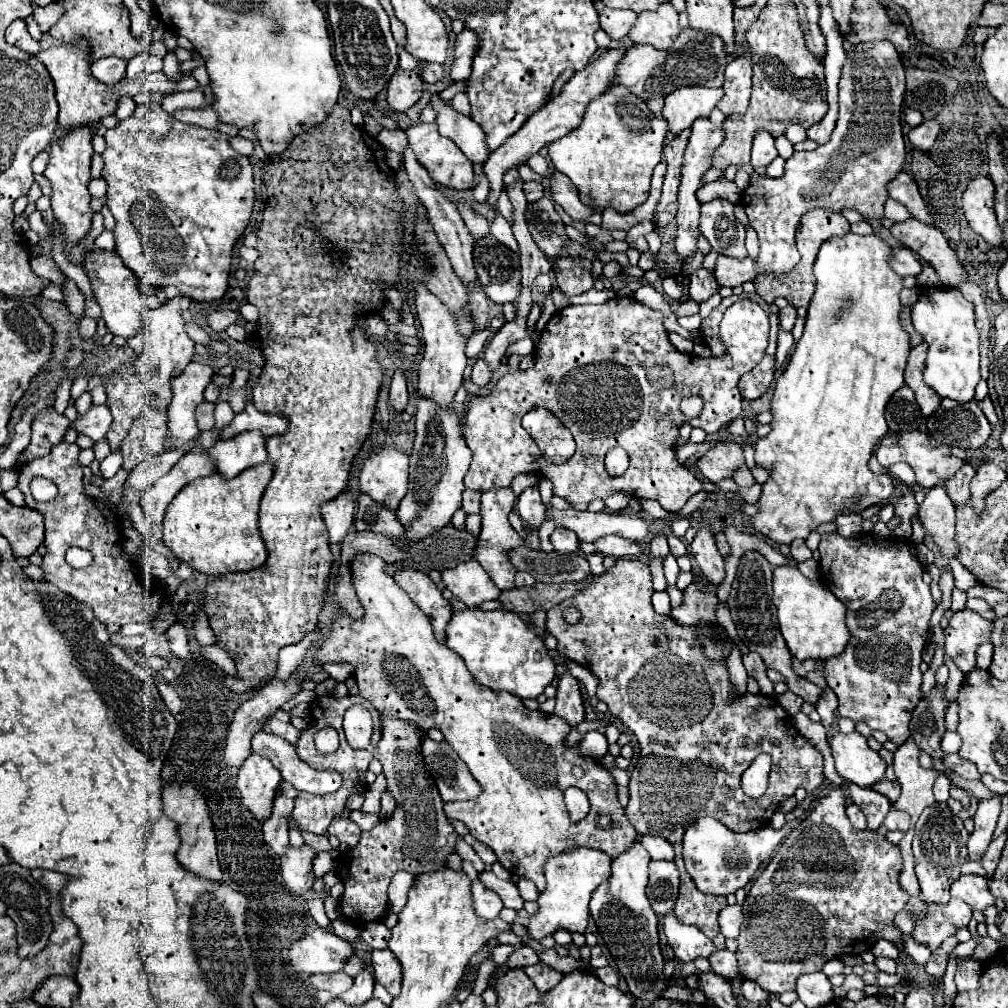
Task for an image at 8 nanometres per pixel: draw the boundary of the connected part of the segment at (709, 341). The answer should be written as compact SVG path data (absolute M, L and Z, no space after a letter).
M738 295L724 297L722 303L720 303L716 309L712 309L712 313L702 321L700 333L702 333L702 339L704 339L704 343L710 347L710 351L712 351L714 357L720 357L720 355L724 353L724 345L722 345L720 335L718 335L718 325L720 325L720 321L722 321L722 315L724 315L726 307L730 307L732 301L738 301L738 299L740 299Z

